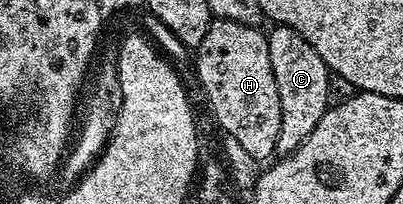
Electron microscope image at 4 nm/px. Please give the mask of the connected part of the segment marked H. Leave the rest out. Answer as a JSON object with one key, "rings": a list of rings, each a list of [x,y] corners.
{"rings":[[[216,20],[194,53],[195,73],[211,104],[211,113],[215,116],[216,123],[224,129],[222,132],[226,136],[241,143],[242,155],[253,155],[255,161],[263,163],[276,156],[277,135],[281,131],[281,99],[277,95],[277,79],[273,79],[273,63],[269,63],[267,33],[261,30],[262,28],[245,23]]]}

